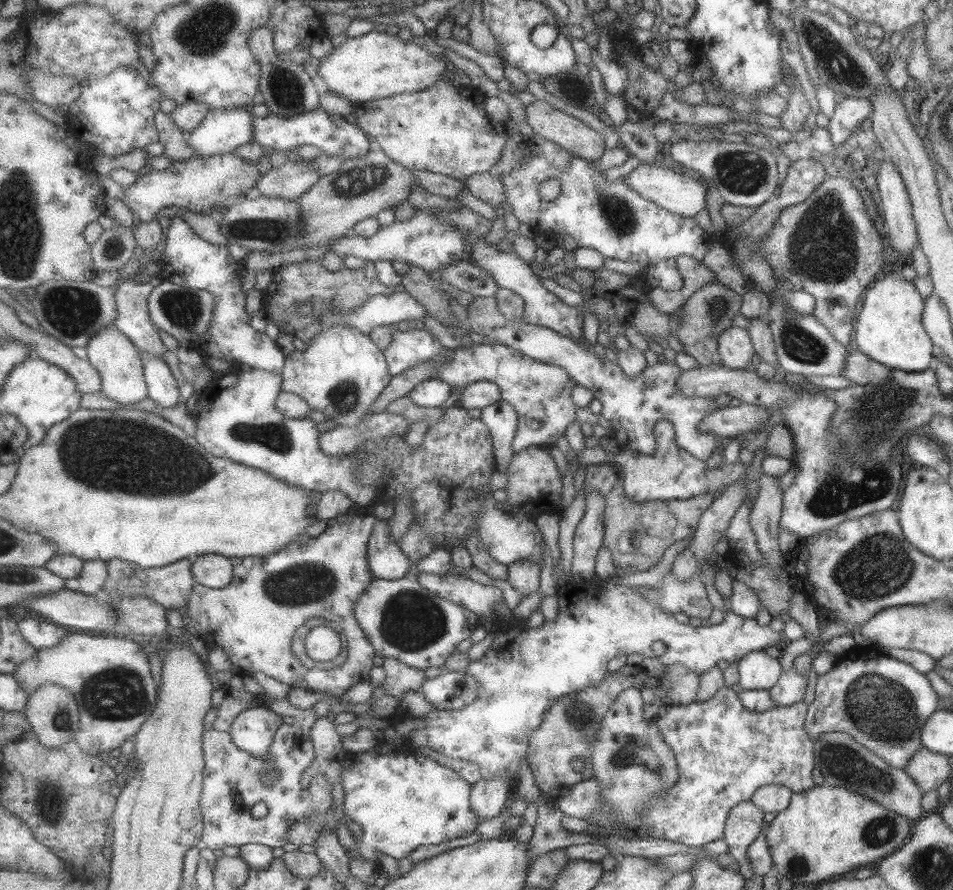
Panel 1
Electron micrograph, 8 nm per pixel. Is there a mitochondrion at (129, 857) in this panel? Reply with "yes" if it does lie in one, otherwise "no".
no

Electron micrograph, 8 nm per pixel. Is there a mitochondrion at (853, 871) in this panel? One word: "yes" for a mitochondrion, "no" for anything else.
no

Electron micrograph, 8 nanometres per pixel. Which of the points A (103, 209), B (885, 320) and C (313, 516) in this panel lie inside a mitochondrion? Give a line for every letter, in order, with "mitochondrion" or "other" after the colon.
A: other
B: other
C: other

